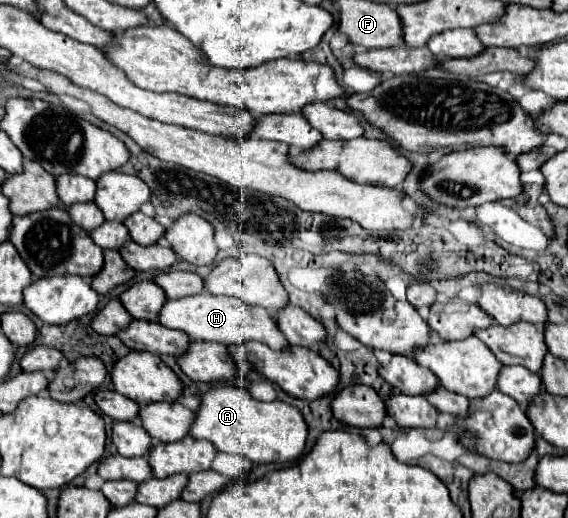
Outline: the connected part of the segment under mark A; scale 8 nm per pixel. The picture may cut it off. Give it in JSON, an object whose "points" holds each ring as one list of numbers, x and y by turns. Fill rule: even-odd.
{"points":[[223,384,201,394,201,406,189,428,193,438,209,440,219,452,245,456,249,462,293,462,305,450,307,424,301,412,285,402,259,402,245,388]]}

